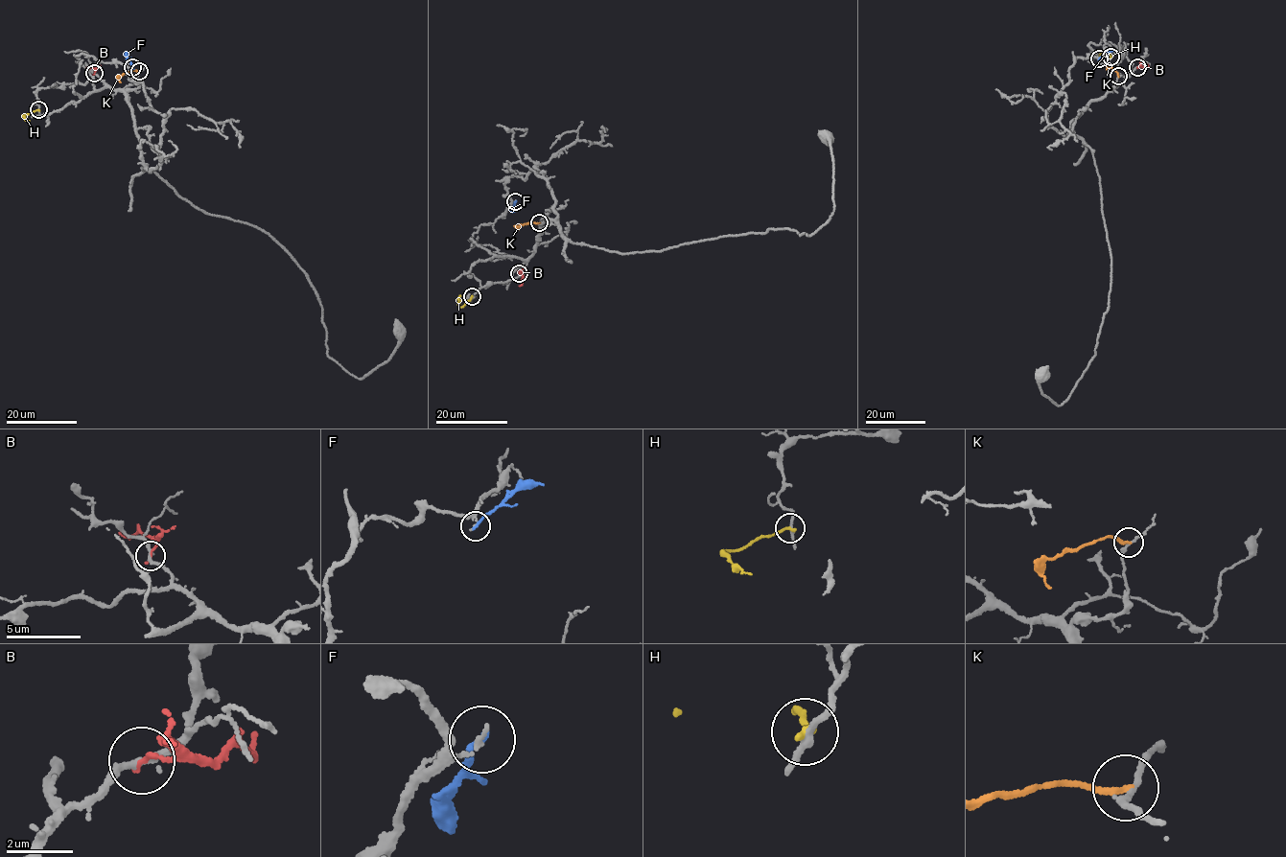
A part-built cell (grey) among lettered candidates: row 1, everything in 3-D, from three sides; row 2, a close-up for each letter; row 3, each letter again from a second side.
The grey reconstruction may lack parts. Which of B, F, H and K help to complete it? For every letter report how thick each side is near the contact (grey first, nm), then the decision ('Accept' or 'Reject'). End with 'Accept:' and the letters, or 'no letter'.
B: Thickness 200 nm (grey) against 150 nm. Reject
F: Thickness 150 nm (grey) against 180 nm. Reject
H: Thickness 190 nm (grey) against 200 nm. Reject
K: Thickness 180 nm (grey) against 200 nm. Reject
Accept: no letter

